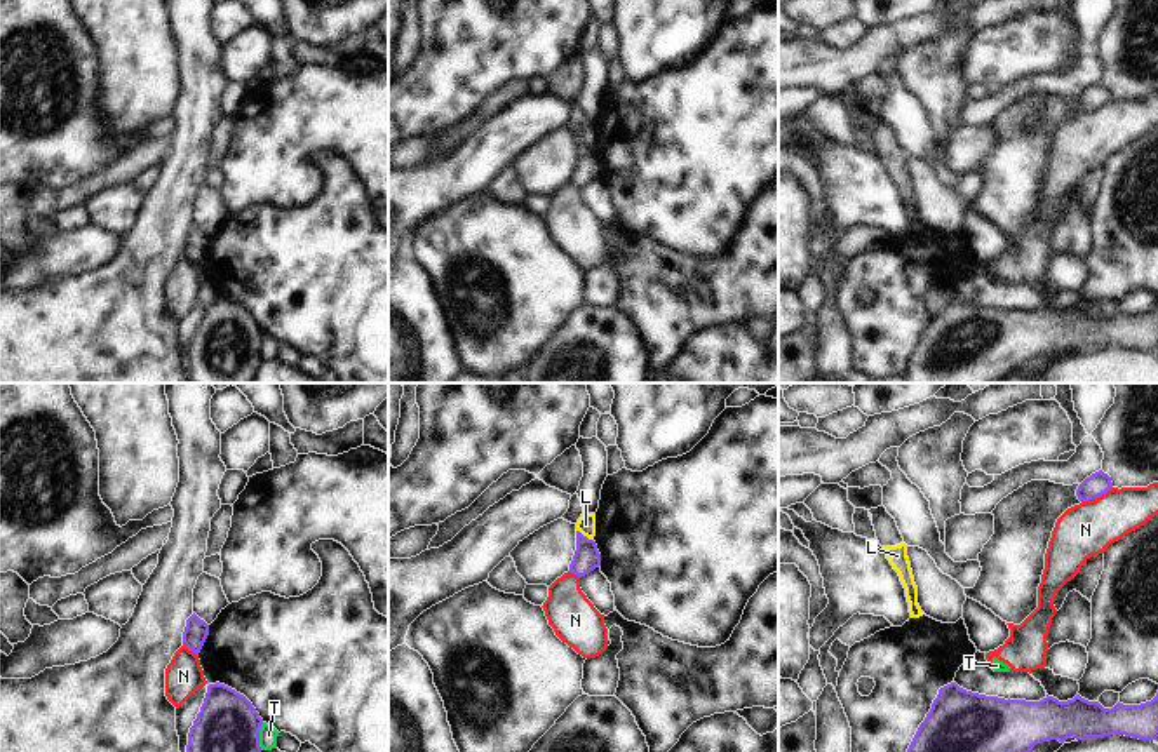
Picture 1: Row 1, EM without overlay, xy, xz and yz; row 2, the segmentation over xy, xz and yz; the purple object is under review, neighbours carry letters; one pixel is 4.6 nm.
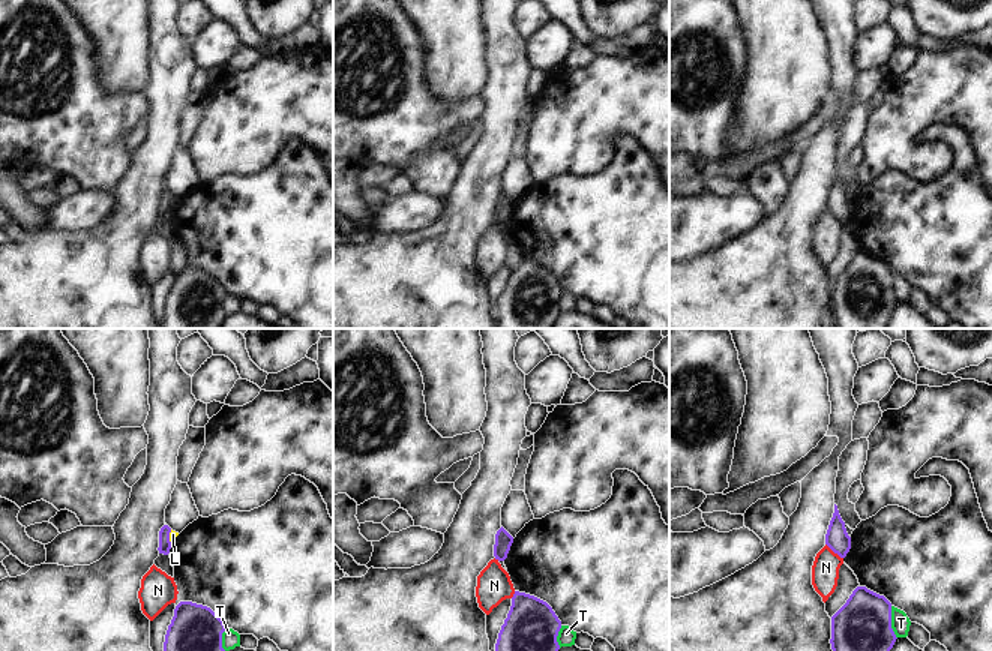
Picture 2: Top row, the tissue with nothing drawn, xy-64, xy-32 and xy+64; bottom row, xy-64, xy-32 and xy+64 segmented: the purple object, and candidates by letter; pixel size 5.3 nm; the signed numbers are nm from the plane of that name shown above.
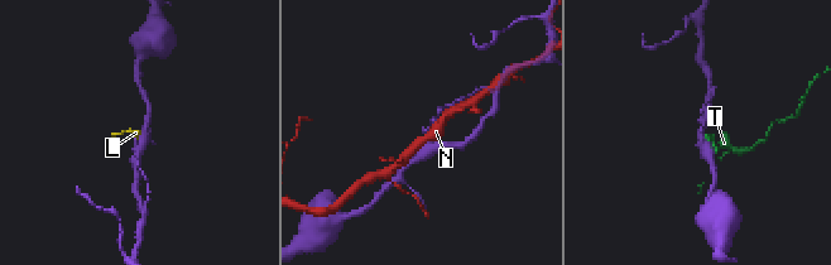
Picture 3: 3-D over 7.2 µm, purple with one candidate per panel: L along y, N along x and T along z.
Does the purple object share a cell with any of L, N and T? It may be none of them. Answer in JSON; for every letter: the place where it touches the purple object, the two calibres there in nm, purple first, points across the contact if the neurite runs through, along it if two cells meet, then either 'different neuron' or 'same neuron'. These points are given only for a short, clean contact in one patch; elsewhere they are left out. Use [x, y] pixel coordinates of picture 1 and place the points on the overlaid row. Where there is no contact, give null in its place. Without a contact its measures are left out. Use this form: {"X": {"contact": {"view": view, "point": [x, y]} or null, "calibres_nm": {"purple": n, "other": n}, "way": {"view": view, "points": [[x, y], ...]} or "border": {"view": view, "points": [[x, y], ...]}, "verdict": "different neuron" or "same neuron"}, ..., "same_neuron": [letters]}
{"L": {"contact": {"view": "xz", "point": [585, 537]}, "calibres_nm": {"purple": 120, "other": 90}, "border": {"view": "xz", "points": [[577, 530], [592, 540]]}, "verdict": "different neuron"}, "N": {"contact": {"view": "yz", "point": [1097, 496]}, "calibres_nm": {"purple": 110, "other": 240}, "verdict": "different neuron"}, "T": {"contact": {"view": "xy", "point": [258, 737]}, "calibres_nm": {"purple": 280, "other": 80}, "verdict": "different neuron"}, "same_neuron": []}

